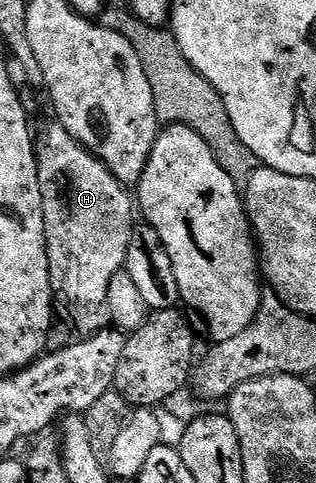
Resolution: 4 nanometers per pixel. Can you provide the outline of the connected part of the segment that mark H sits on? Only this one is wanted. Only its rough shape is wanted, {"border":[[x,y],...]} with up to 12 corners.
{"border":[[50,122],[36,135],[53,305],[110,325],[135,202]]}

